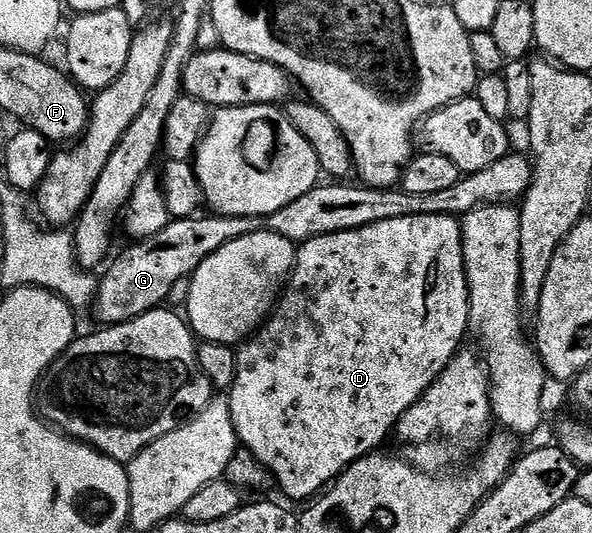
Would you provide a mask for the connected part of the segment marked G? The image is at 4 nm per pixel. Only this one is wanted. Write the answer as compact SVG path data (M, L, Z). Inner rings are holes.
M503 157L494 163L494 167L461 176L454 187L446 187L446 191L434 191L434 195L410 195L400 187L370 189L360 183L320 183L316 188L306 191L302 199L294 199L294 203L282 207L282 211L274 211L269 217L197 215L169 220L167 227L158 231L158 235L129 244L129 249L103 270L104 277L102 273L96 290L94 314L101 321L99 324L107 327L121 325L141 317L143 313L149 313L151 309L161 308L167 302L164 300L175 291L176 284L179 281L187 282L196 268L210 255L214 255L214 251L251 233L273 233L293 243L303 243L318 235L350 231L370 223L382 223L386 219L406 219L418 215L448 215L460 219L465 213L479 209L482 205L519 202L531 188L534 174L529 158L525 157Z

